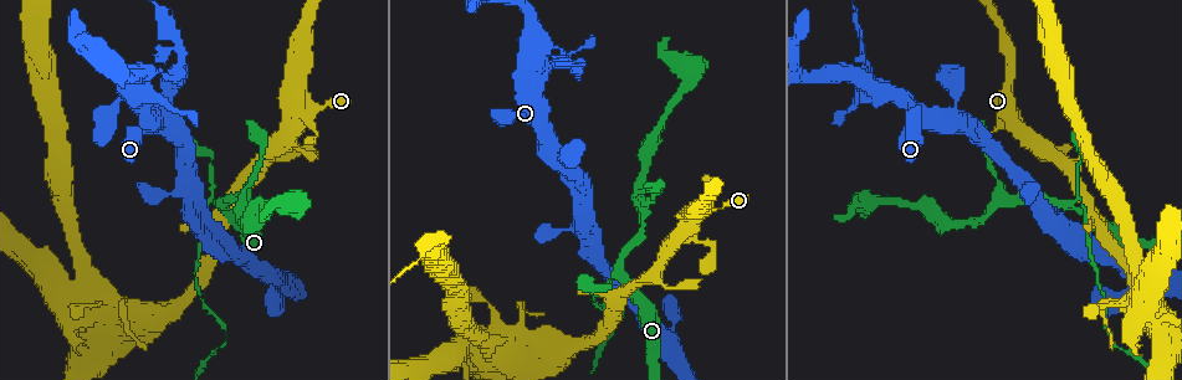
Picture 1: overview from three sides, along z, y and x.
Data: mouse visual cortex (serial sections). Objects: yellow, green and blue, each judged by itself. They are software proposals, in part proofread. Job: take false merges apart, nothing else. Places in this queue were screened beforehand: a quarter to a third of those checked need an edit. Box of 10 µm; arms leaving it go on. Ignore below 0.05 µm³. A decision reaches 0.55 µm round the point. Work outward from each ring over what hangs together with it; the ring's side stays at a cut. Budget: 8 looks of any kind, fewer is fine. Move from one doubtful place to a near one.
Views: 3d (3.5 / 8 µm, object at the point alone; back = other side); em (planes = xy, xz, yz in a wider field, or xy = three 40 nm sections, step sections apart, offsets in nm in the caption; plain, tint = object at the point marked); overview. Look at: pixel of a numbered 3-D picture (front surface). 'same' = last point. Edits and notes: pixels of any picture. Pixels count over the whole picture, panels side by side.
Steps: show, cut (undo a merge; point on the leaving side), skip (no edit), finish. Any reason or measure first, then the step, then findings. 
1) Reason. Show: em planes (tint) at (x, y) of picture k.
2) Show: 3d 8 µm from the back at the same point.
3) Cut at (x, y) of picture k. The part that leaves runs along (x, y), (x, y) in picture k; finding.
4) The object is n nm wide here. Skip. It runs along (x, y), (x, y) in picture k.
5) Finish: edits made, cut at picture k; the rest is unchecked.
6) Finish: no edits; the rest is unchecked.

Abrupt turn. Show: 3d 3.5 µm at (176, 73) of picture 1.

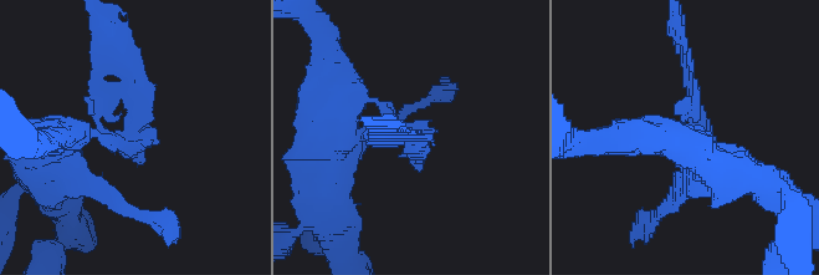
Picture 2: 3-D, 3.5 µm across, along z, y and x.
Shape alone is not enough. Show: em xy step 5 (tint) at (406, 142) of picture 2.

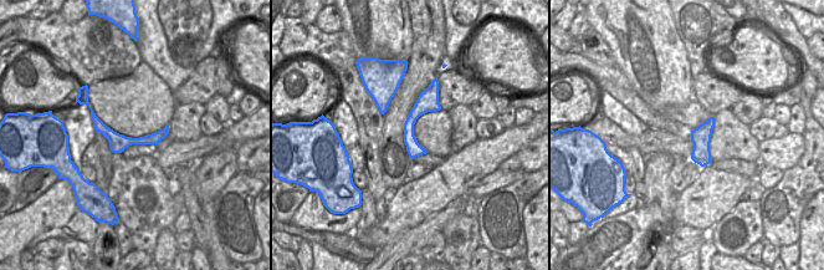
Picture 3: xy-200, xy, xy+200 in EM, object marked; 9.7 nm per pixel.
Skip. It runs along (433, 87), (409, 123), (413, 154) in picture 3; one cell here.

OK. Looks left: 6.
Abrupt turn. Show: 3d 3.5 µm at (1008, 102) of picture 1.

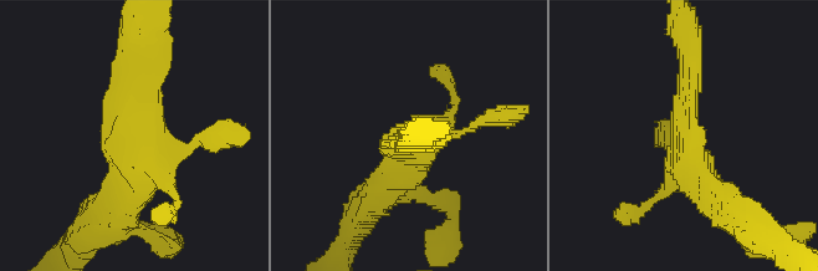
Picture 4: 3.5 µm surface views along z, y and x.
Shape alone is not enough. Show: em xy step 2 (tint) at (685, 141) of picture 4.

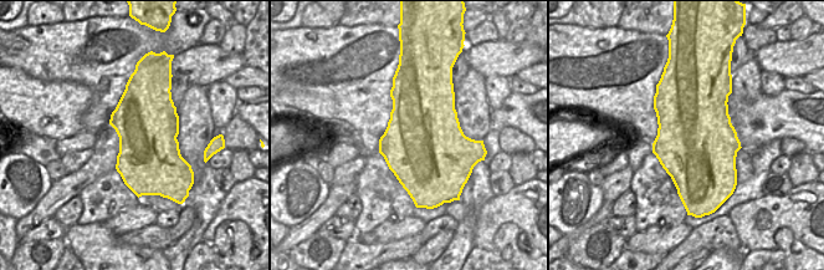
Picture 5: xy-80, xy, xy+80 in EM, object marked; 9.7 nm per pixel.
The object is 800 nm wide here. Skip. It runs along (219, 136), (149, 147), (134, 60) in picture 4; one cell here.

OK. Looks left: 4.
Four arms meet. Show: 3d 3.5 µm at (1073, 208) of picture 1.

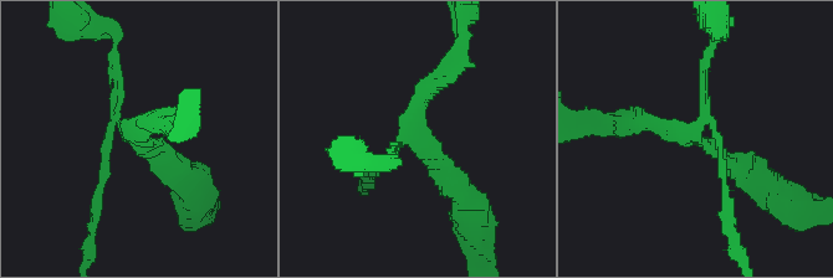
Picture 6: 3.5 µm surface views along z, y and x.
4 arms meet here; the arms are 100, 100, 200, 300 nm wide; need the tissue. Show: em xy step 2 (tint) at (141, 137) of picture 6.

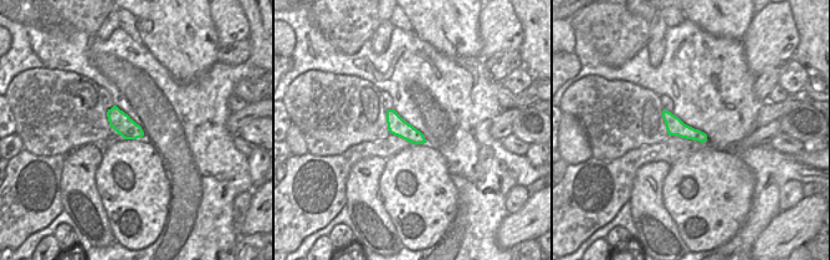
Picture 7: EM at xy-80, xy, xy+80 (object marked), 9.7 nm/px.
Skip. It runs along (751, 174), (710, 143), (633, 121) in picture 6; one cell here.

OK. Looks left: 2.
Thin neck. Show: 3d 3.5 µm at (1106, 336) of picture 1.

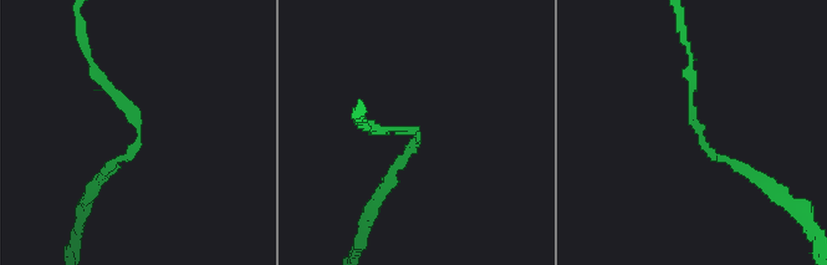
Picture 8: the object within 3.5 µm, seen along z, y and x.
The arms are 150, 150 nm wide. Show: em planes (tint) at (701, 138) of picture 8.

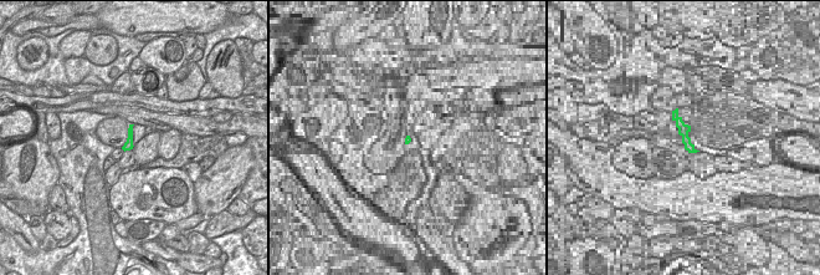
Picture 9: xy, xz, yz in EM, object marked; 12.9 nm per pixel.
Skip. All the same cell.

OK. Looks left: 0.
Finish: no edits; the rest is unchecked.

